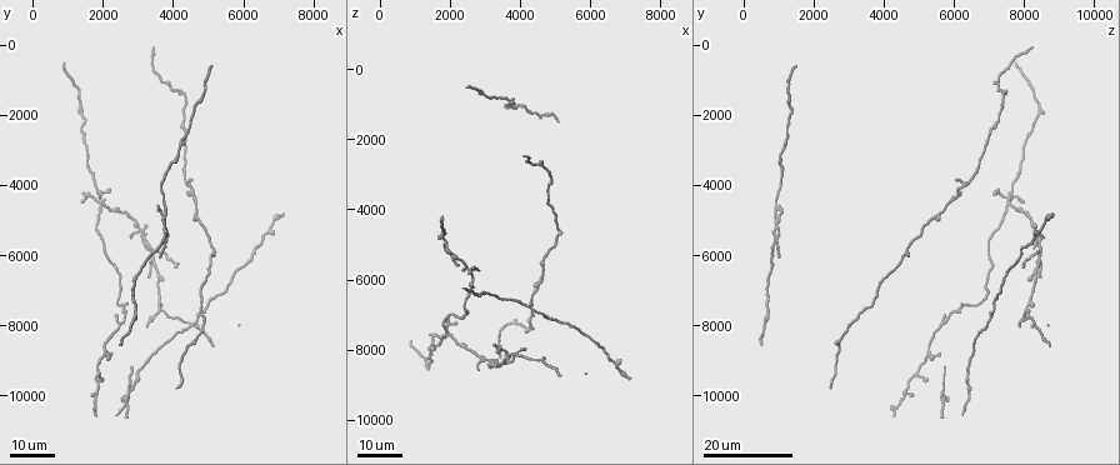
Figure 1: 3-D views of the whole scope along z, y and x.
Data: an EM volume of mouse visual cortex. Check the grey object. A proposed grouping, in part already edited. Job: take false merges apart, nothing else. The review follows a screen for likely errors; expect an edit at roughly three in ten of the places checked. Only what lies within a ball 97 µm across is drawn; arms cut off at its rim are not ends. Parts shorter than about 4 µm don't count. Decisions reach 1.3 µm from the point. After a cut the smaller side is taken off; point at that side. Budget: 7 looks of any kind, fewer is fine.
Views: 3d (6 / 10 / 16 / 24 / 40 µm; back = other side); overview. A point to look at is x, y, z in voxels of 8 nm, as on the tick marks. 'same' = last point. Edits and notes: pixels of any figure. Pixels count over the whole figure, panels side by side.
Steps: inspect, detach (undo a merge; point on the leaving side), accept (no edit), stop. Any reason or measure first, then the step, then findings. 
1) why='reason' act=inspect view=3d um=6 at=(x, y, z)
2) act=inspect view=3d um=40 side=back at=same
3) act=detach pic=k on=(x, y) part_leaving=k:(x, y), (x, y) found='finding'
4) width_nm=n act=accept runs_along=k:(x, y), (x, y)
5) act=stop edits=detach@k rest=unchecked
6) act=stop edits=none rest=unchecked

why='thin arm on a thick one' act=inspect view=3d um=24 at=(2000, 4500, 7500)

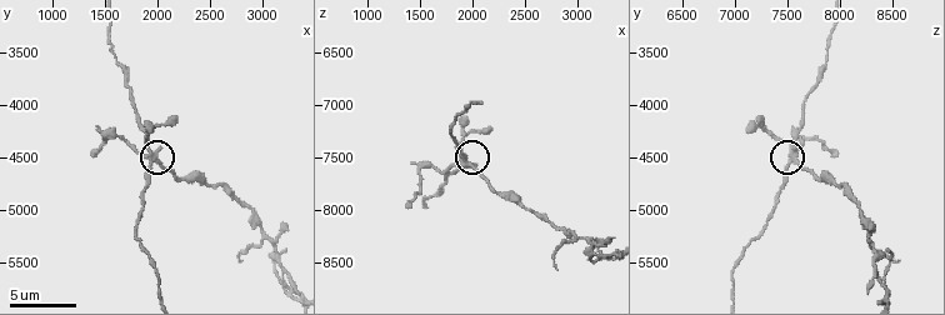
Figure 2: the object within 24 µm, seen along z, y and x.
act=inspect view=3d um=10 at=(1980, 4500, 7540)

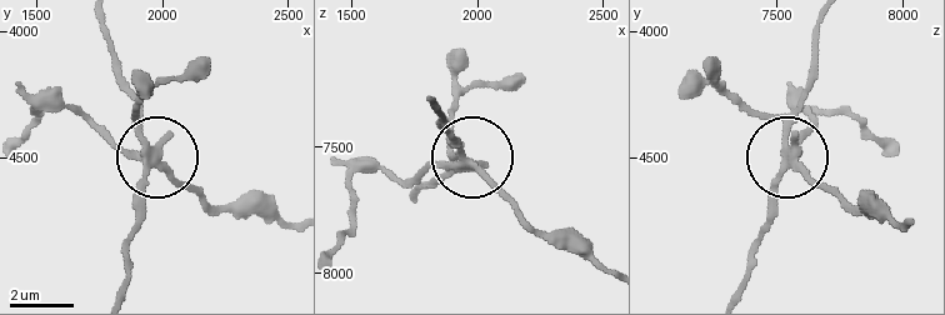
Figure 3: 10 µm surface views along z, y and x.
act=detach pic=3 on=(180, 186) part_leaving=3:(149, 160), (219, 206), (268, 209), (291, 223) found='two neurons meet here'

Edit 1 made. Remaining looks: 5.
act=inspect view=3d um=16 at=(4600, 4200, 6100)

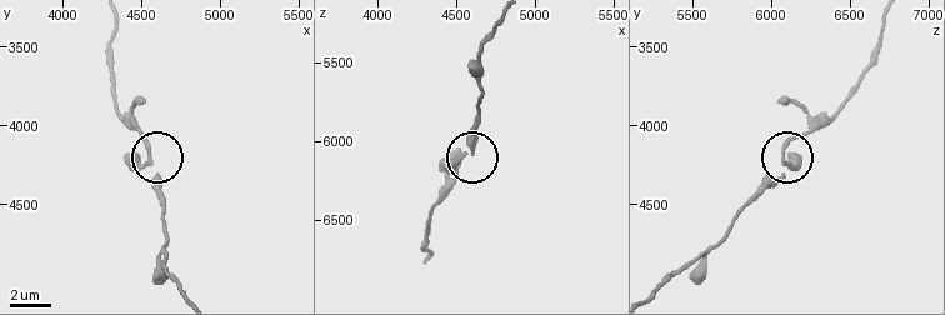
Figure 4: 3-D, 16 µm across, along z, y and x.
why='closer look' act=inspect view=3d um=6 at=(4540, 4240, 6100)

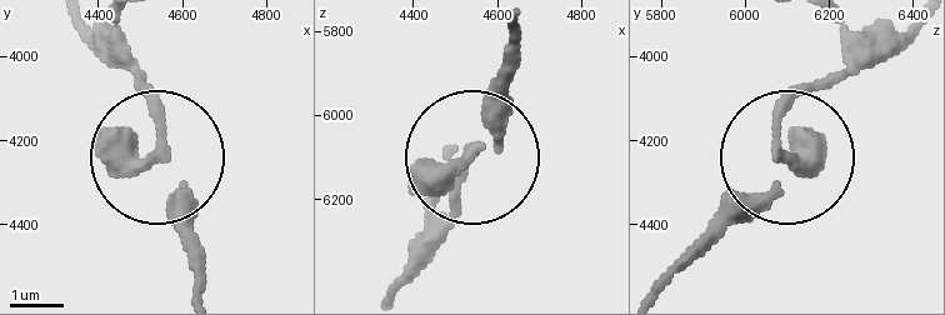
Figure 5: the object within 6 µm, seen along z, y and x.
width_nm=180 act=accept runs_along=5:(95, 25), (135, 70), (180, 191), (193, 281) found='continuous, no second neuron'

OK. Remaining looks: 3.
why='calibre changes' act=inspect view=3d um=24 at=(2900, 6600, 700)

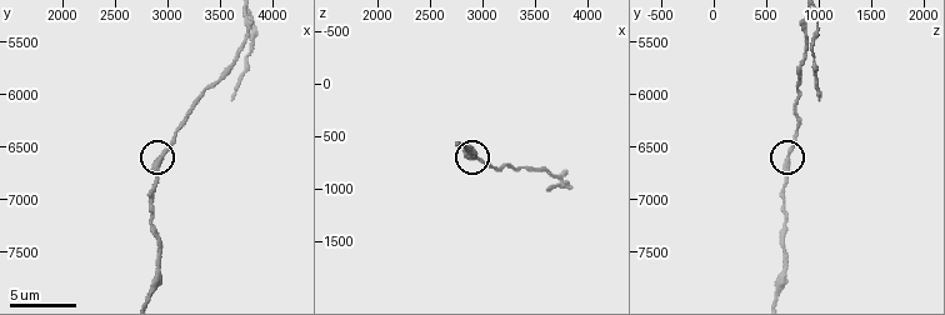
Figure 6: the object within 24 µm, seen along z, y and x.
act=inspect view=3d um=10 at=(2940, 6580, 700)

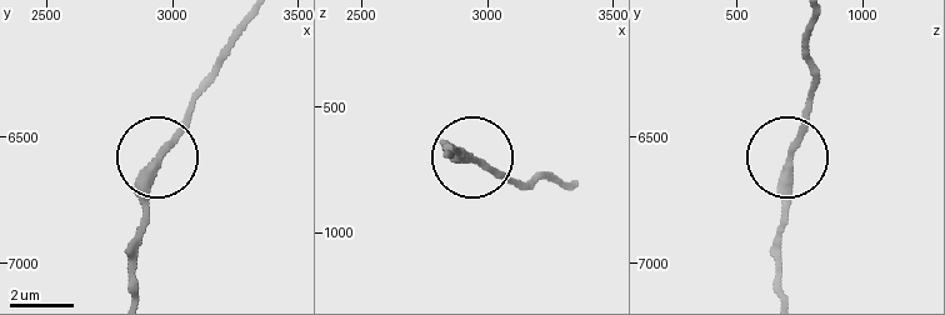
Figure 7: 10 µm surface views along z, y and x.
act=inspect view=3d um=10 side=back at=(2950, 6570, 710)

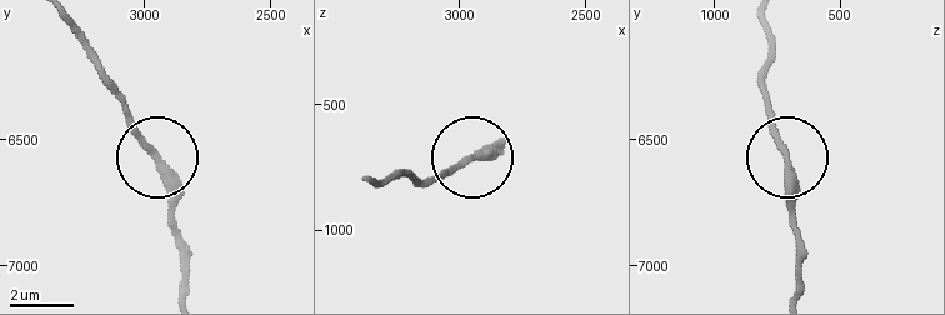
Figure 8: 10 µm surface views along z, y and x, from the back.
act=accept found='one neuron here'

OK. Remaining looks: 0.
act=stop edits=detach@3 rest=unchecked

